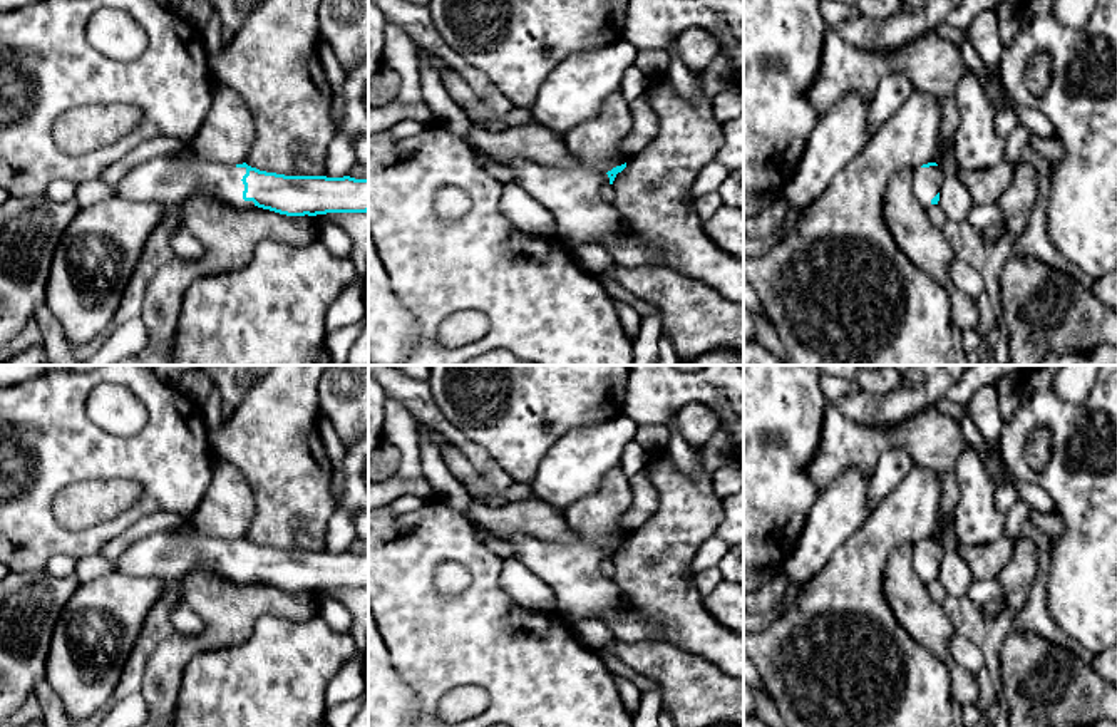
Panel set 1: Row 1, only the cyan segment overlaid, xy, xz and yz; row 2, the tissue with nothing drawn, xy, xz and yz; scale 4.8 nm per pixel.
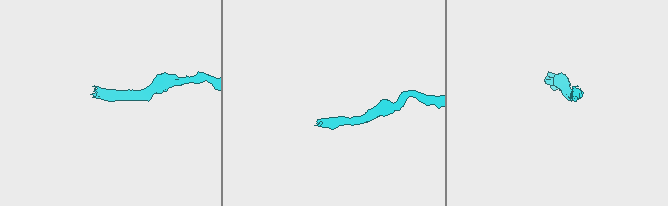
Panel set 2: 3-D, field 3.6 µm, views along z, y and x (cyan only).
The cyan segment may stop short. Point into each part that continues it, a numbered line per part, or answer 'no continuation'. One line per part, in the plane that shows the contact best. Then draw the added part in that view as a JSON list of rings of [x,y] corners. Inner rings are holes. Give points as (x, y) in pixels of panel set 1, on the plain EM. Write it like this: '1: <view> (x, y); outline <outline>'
1: xy (166, 556); outline [[[159,531],[131,544],[114,563],[116,573],[176,583],[194,568],[208,568],[238,583],[253,583],[243,575],[246,543],[223,541],[193,531],[188,536]]]

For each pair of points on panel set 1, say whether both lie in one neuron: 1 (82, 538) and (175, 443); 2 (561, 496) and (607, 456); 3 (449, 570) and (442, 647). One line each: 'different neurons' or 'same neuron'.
1: same neuron
2: same neuron
3: different neurons

